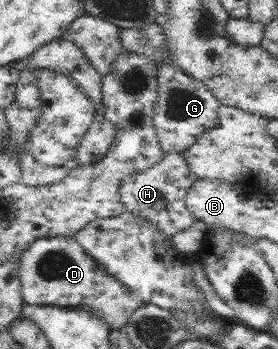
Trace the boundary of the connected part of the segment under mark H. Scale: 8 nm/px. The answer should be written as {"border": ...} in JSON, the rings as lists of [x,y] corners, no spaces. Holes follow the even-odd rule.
{"border":[[[184,151],[180,153],[164,153],[152,167],[140,170],[142,173],[127,173],[117,178],[115,182],[114,195],[118,209],[130,211],[136,216],[146,217],[146,219],[156,222],[160,230],[172,237],[173,232],[188,226],[198,226],[191,221],[191,216],[185,201],[189,189],[200,179],[198,174],[190,168]],[[122,179],[122,181],[120,181]]]}

